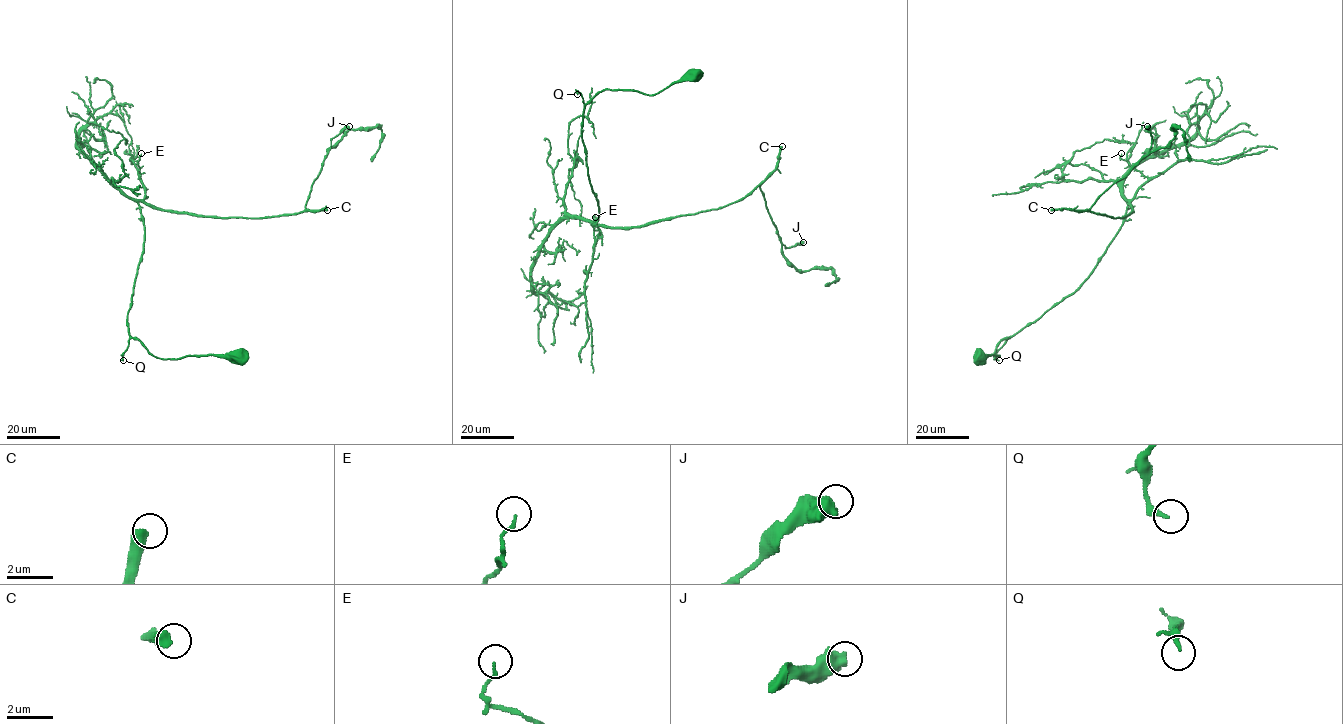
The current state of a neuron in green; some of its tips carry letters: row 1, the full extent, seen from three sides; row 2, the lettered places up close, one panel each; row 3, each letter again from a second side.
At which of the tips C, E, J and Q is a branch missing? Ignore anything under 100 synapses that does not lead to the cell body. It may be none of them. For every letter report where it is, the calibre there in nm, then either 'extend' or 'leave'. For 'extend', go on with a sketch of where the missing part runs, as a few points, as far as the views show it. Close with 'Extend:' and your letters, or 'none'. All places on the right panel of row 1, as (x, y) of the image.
C: at (1051, 210); 550 nm thick; extend
E: at (1121, 153); 110 nm thick; leave
J: at (1147, 126); 700 nm thick; leave
Q: at (999, 360); 170 nm thick; leave
Extend: C

